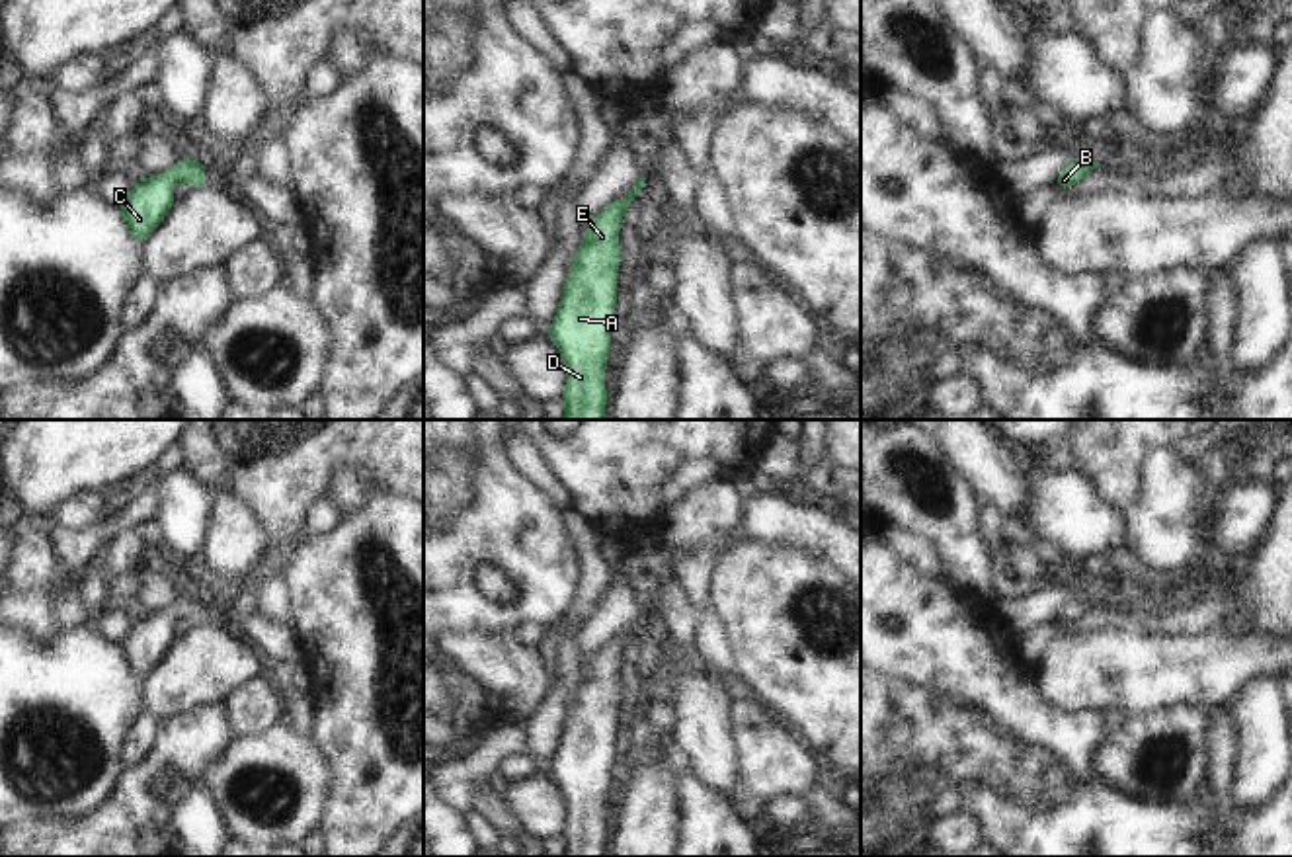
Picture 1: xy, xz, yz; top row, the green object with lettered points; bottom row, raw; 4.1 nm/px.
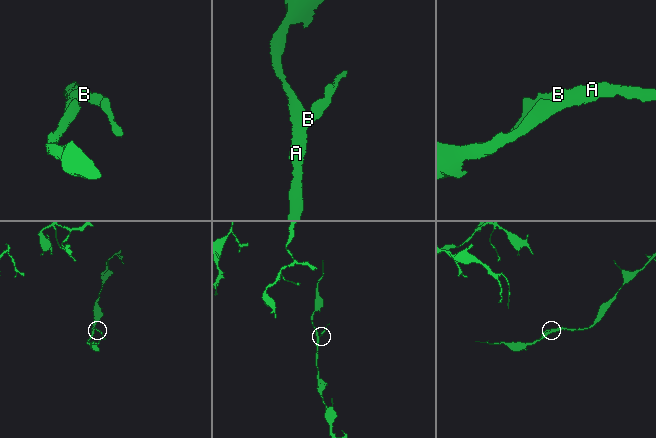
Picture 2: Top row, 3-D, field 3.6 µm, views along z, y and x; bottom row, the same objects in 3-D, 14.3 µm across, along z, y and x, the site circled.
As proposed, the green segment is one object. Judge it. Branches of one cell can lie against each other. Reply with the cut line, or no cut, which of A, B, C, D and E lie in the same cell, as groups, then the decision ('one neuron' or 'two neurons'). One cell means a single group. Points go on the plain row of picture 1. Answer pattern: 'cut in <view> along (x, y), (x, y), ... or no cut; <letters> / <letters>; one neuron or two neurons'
no cut; A B C D E; one neuron

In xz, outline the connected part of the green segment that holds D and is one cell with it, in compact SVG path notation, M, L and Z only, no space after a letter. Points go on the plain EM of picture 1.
M640 613L625 636L609 640L587 662L566 713L558 748L550 759L550 777L566 804L562 857L605 857L607 826L605 802L613 767L613 746L617 742L617 707L623 691L619 666L644 625Z

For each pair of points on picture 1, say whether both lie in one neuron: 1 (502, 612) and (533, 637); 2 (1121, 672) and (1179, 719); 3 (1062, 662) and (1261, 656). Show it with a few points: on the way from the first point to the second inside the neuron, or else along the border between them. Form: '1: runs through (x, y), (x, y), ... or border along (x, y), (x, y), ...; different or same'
1: border along (514, 629), (525, 623), (535, 623), (543, 629); different
2: border along (1207, 709), (1195, 703), (1173, 703), (1127, 717); different
3: runs through (1111, 662), (1212, 662); same

